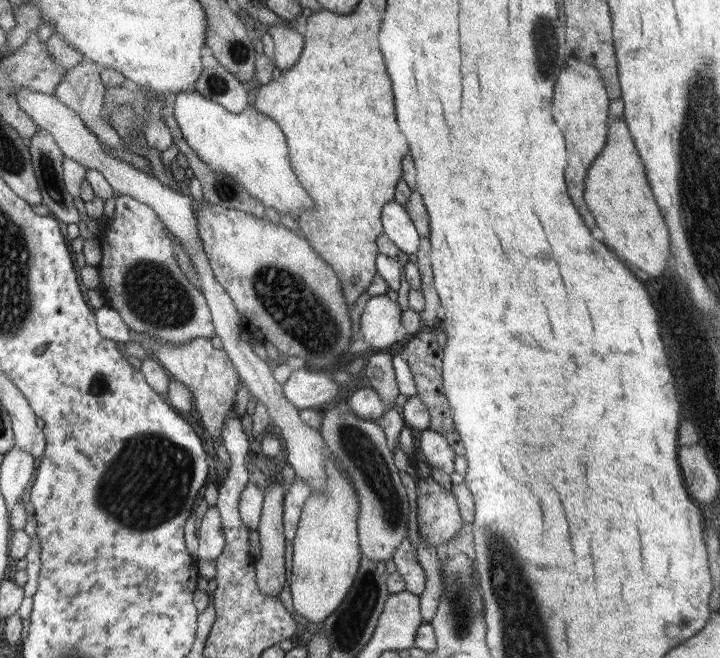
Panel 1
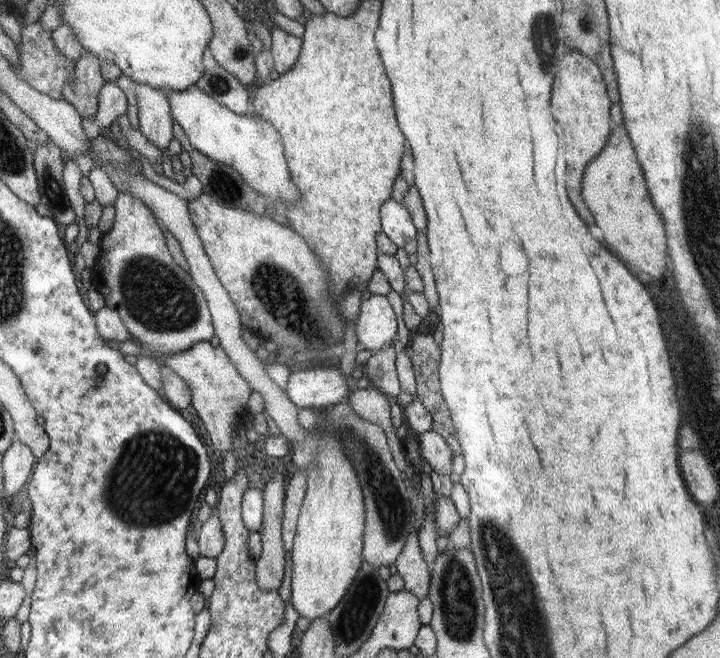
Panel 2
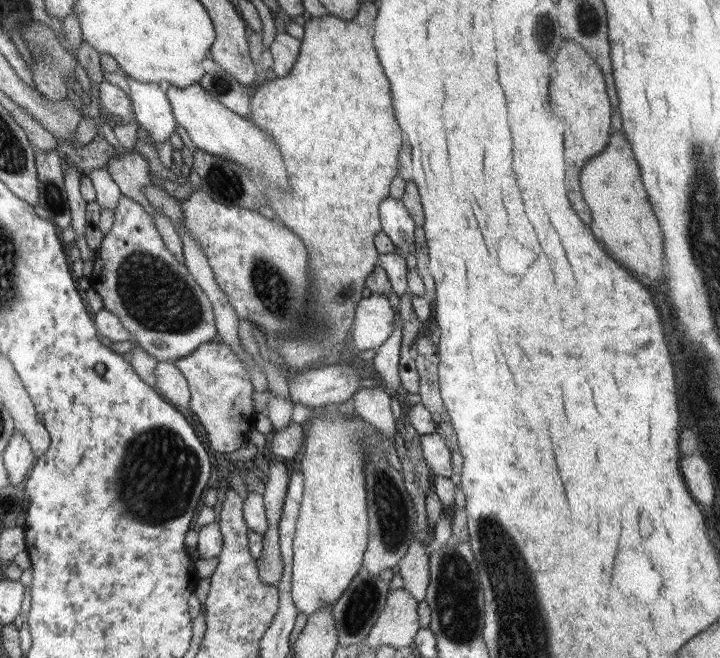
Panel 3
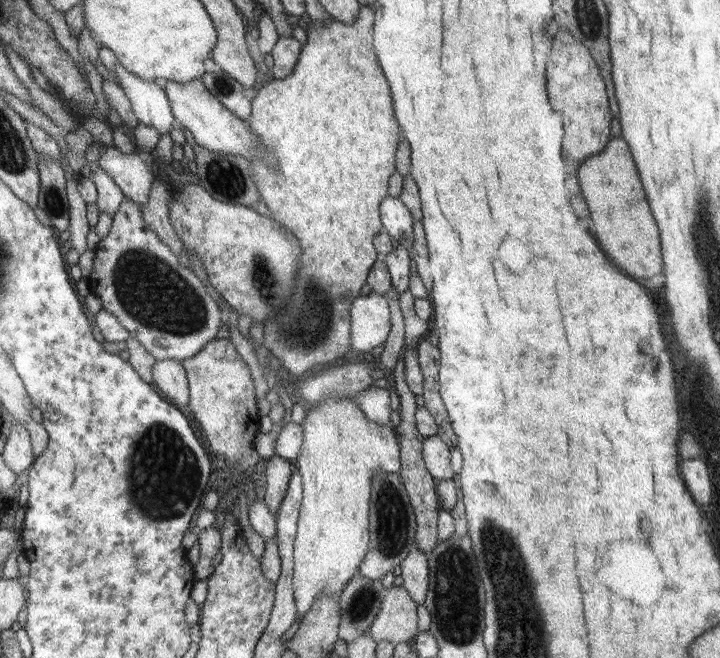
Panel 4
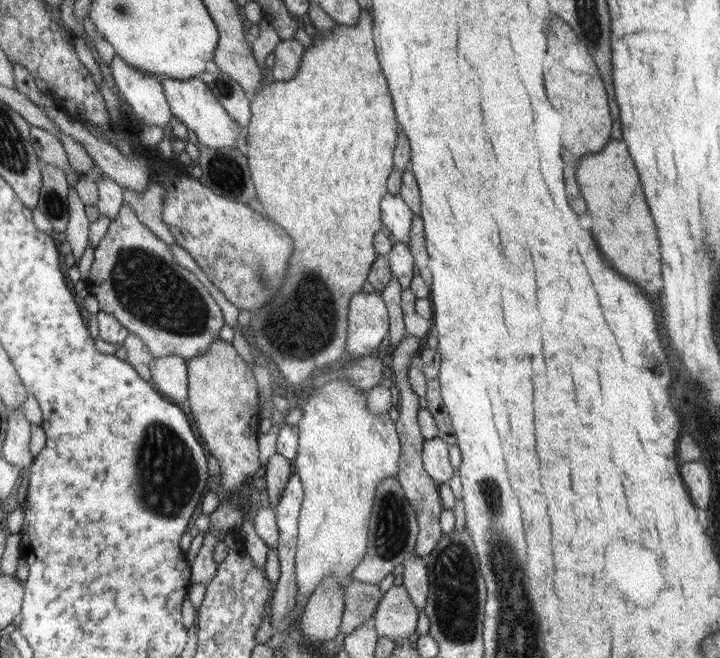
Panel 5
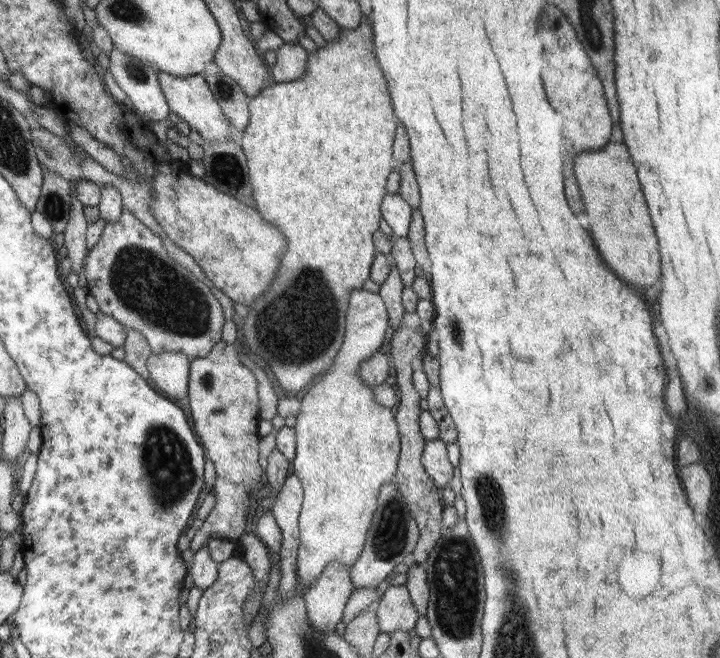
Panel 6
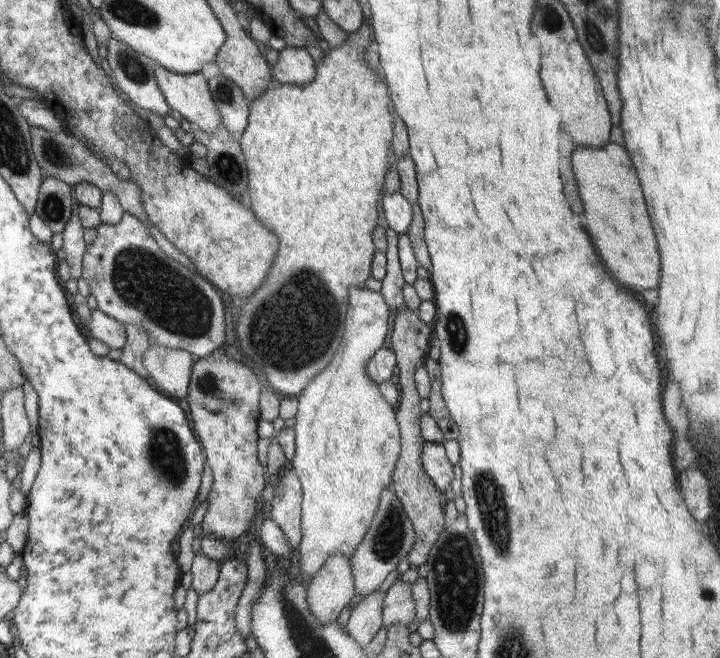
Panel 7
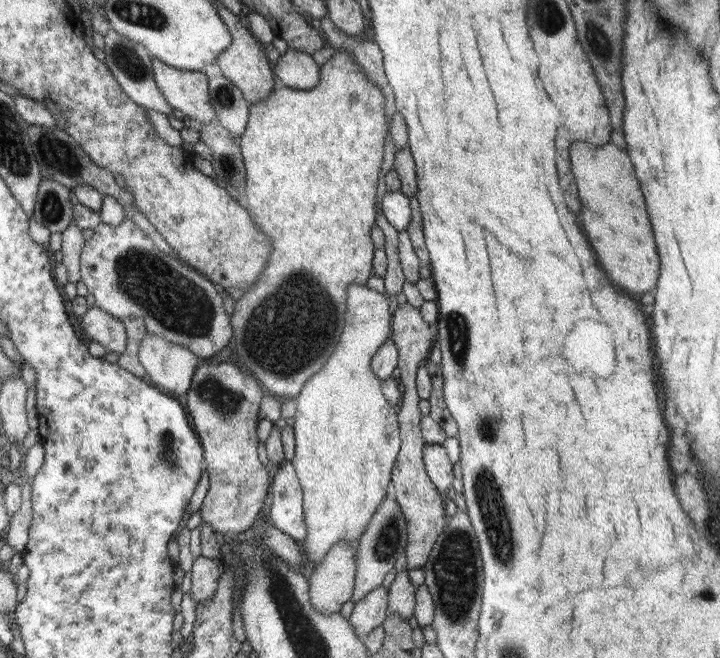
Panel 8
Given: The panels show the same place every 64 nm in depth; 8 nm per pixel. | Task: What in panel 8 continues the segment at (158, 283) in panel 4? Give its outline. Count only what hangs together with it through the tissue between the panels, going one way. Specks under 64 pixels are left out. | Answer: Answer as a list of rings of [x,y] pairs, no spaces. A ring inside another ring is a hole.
[[[127,217],[117,226],[100,222],[93,228],[93,235],[84,241],[80,254],[80,280],[93,296],[95,307],[119,321],[140,318],[146,334],[154,334],[171,344],[182,346],[199,359],[209,359],[215,352],[231,345],[232,326],[223,311],[220,289],[184,262],[161,253]]]

